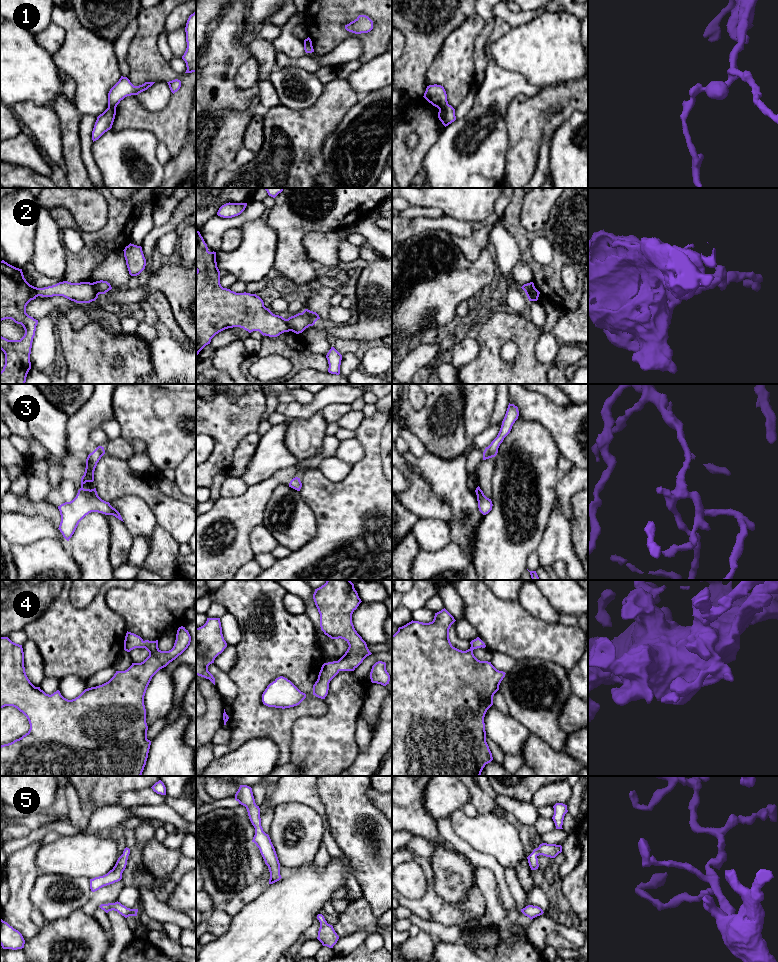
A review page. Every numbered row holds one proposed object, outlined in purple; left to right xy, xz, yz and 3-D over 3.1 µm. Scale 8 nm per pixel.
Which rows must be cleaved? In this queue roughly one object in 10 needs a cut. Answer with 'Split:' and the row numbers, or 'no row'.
Split: 1, 2

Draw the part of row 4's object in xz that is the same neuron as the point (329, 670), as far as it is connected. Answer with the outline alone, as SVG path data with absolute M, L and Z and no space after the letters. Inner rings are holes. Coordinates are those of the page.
M327 580L315 589L313 599L324 634L331 639L344 639L349 645L338 661L324 663L321 667L313 695L325 699L330 681L340 671L354 671L372 653L352 623L352 614L362 601L350 580Z

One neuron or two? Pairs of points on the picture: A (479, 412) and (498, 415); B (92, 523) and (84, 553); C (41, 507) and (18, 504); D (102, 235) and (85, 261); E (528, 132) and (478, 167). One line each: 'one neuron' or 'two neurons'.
A: two neurons
B: one neuron
C: one neuron
D: one neuron
E: two neurons

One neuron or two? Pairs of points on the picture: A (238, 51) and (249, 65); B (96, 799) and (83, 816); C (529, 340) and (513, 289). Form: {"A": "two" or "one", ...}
{"A": "two", "B": "two", "C": "two"}

